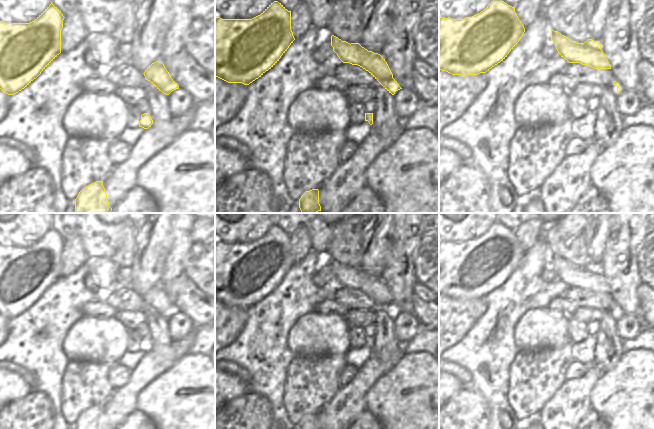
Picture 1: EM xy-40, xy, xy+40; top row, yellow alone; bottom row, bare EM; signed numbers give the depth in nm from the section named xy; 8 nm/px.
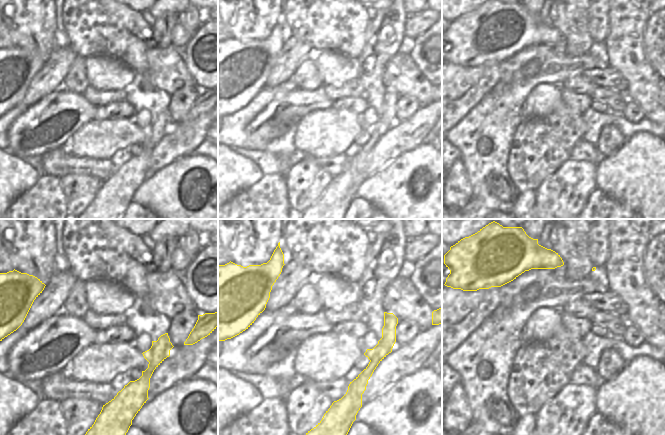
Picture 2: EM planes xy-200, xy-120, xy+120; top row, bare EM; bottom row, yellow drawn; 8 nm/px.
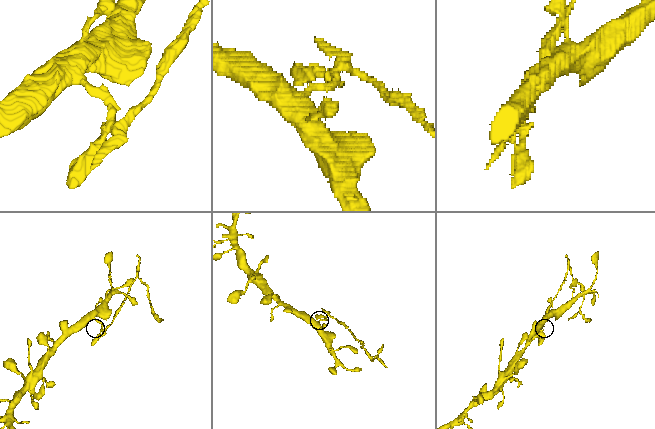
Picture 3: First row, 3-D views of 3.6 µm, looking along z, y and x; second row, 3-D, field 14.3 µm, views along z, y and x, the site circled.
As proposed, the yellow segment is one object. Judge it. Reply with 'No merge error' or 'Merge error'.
Merge error

